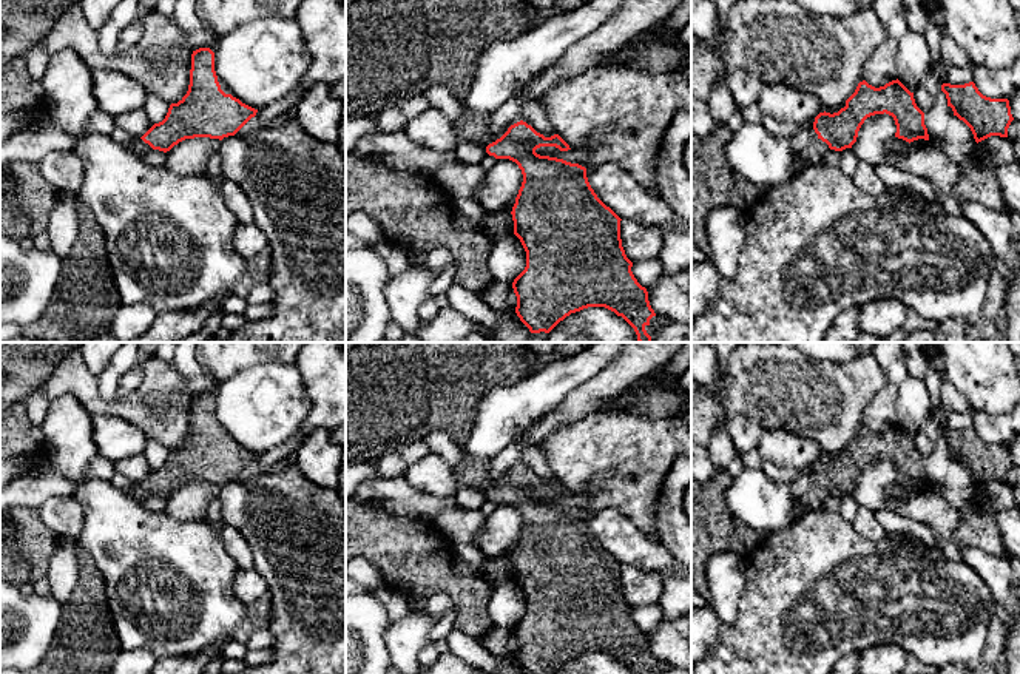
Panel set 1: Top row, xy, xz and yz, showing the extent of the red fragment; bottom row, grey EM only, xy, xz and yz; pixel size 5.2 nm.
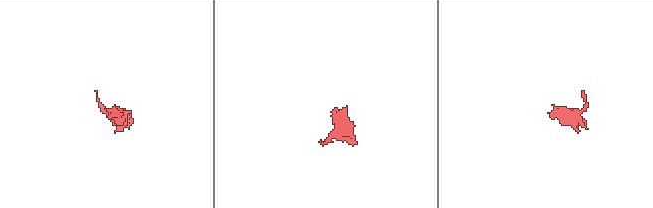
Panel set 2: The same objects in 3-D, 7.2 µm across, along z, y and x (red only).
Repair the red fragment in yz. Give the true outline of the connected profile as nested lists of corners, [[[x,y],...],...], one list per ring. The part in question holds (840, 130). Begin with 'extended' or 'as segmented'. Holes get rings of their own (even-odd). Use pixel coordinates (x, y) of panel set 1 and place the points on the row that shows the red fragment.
extended; [[[898,79],[875,88],[866,80],[860,82],[855,93],[838,113],[819,113],[813,130],[818,137],[801,153],[807,163],[818,162],[829,150],[852,148],[864,120],[875,114],[889,114],[897,125],[895,137],[906,142],[929,140],[924,113],[917,106],[910,93]]]

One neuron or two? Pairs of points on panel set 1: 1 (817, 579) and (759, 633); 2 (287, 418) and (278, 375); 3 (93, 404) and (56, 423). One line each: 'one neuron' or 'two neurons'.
1: one neuron
2: one neuron
3: two neurons

